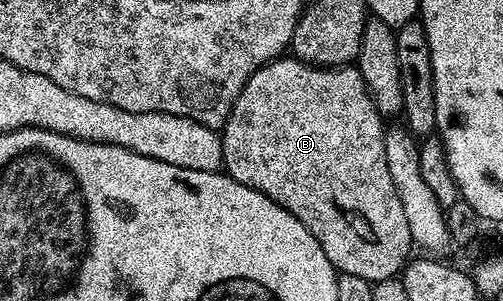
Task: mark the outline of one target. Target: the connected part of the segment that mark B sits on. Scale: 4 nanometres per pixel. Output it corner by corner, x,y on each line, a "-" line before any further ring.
278,58
269,64
264,64
259,70
251,74
251,78
243,86
231,114
227,118
225,127
220,129
219,135
223,146
224,171
231,178
243,182
243,186
251,186
267,198
271,198
279,206
286,208
323,246
323,254
333,263
333,267
338,273
356,274
358,278
363,278
370,282
378,280
392,280
404,269
415,245
411,238
411,226
407,226
407,218
403,215
403,202
399,202
399,194
395,190
395,182
391,182
391,174
387,170
387,154
385,153
385,129
383,117
378,112
371,94
361,77
361,71
356,66
346,66
343,68
319,68
311,64
305,64
296,58

